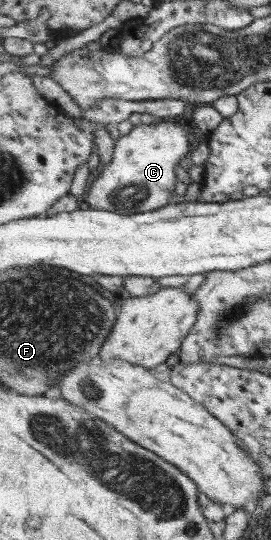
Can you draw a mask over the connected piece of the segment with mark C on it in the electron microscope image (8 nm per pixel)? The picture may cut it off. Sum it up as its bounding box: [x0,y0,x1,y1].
[83,119,194,215]

